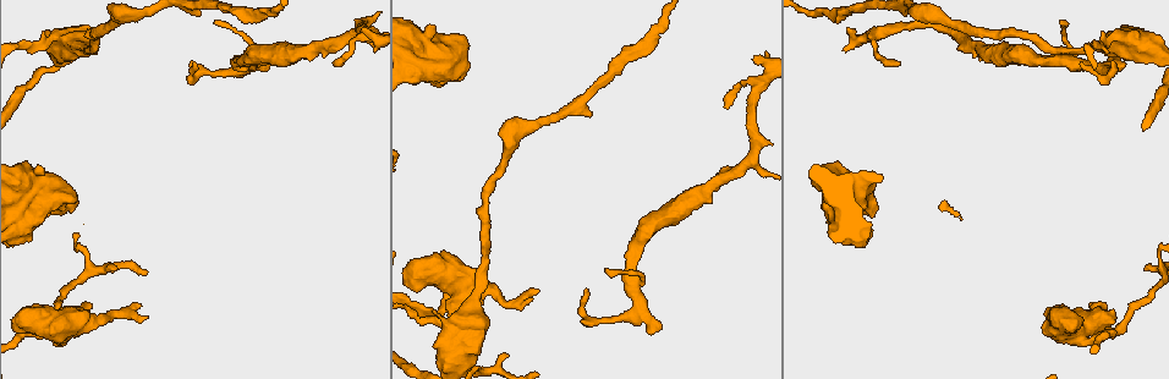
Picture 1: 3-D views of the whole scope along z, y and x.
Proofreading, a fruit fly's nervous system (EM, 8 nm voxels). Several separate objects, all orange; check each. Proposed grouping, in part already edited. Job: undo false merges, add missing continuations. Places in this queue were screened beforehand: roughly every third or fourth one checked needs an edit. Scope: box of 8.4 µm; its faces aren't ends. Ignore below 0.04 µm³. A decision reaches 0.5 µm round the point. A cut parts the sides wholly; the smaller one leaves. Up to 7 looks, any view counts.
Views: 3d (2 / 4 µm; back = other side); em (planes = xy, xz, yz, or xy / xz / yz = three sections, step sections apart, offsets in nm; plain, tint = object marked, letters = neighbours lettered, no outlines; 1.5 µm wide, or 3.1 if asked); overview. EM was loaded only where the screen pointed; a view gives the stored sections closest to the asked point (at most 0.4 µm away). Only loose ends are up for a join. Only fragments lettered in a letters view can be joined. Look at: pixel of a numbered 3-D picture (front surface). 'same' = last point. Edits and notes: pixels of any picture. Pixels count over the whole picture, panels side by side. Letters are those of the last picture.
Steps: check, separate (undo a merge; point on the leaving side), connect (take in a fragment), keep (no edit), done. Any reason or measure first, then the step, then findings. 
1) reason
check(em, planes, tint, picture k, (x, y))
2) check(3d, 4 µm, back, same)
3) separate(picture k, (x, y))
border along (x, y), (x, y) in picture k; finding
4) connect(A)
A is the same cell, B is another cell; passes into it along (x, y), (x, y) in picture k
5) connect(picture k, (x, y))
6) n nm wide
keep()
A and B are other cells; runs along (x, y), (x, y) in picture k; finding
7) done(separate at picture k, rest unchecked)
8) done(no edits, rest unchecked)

check(3d, 2 µm, back, picture 1, (41, 166))

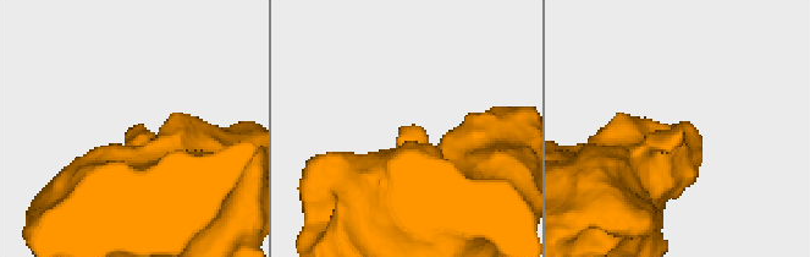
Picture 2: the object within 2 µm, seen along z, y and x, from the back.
check(em, planes, letters, picture 2, (406, 128))

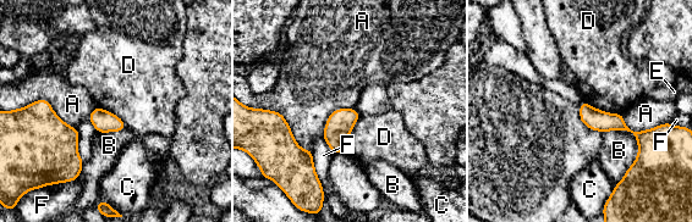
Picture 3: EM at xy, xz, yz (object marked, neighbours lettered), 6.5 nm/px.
keep()
A, B, C, D, E and F are other cells; runs along (582, 107), (596, 120), (654, 136) in picture 3; none of them fits

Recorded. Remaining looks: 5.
an open end
check(em, planes, letters, picture 1, (363, 29))

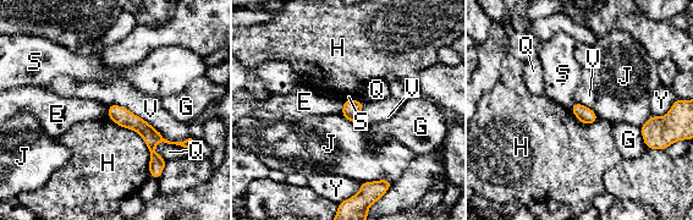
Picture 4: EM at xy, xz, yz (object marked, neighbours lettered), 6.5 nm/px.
110 nm wide
keep()
E, G, H, J, Q, S, V and Y are other cells; runs along (111, 108), (150, 137), (155, 171) in picture 4; no lettered fragment goes on from it

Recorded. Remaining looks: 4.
an open end
check(3d, 4 µm, back, picture 1, (647, 333))

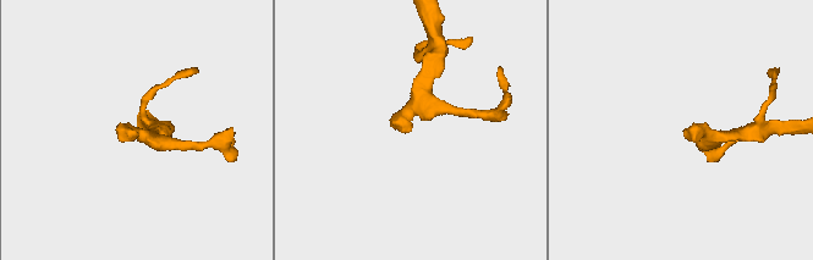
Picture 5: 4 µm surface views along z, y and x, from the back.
need the tissue
check(em, planes, plain, picture 5, (132, 129))

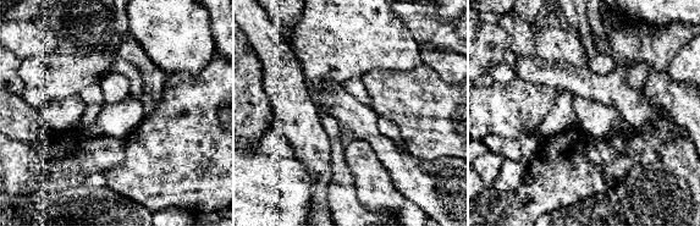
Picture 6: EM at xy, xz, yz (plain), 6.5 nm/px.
check(em, planes, letters, same)

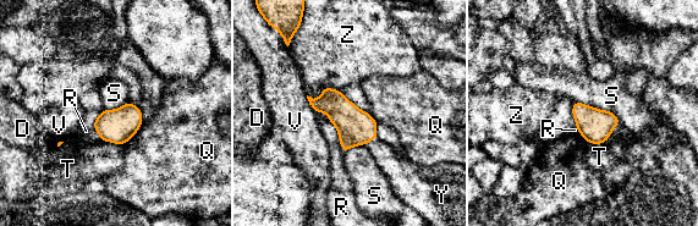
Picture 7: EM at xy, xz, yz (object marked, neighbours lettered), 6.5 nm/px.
connect(Y)
Y is the same cell, D, Q, R, S, T, V and Z are other cells; passes into it along (355, 127), (371, 139), (396, 166) in picture 7; the neuron continues

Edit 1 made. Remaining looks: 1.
done(connect at picture 7, rest unchecked)

